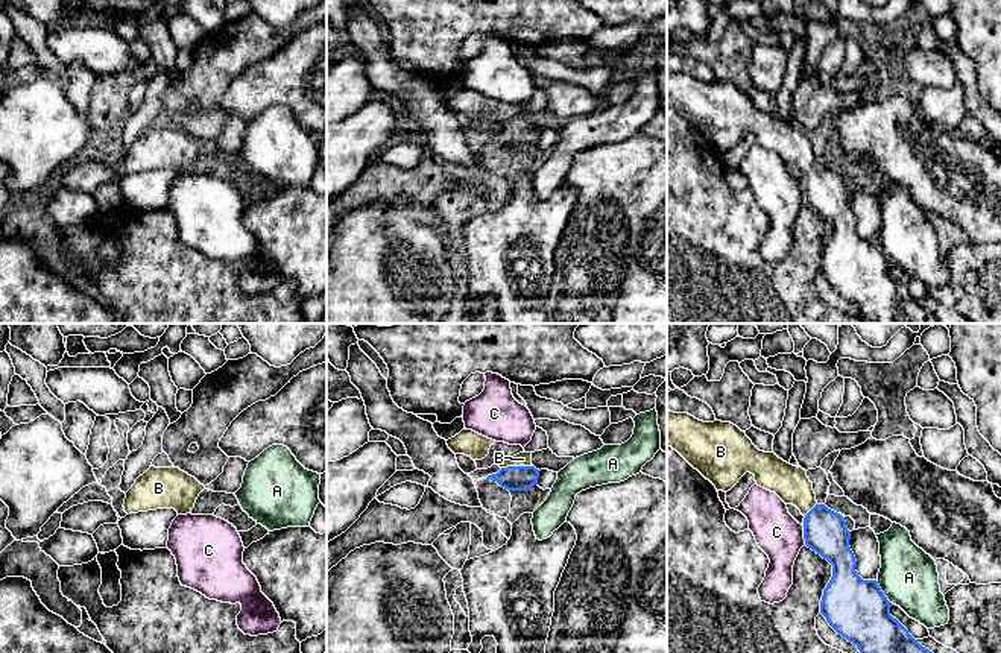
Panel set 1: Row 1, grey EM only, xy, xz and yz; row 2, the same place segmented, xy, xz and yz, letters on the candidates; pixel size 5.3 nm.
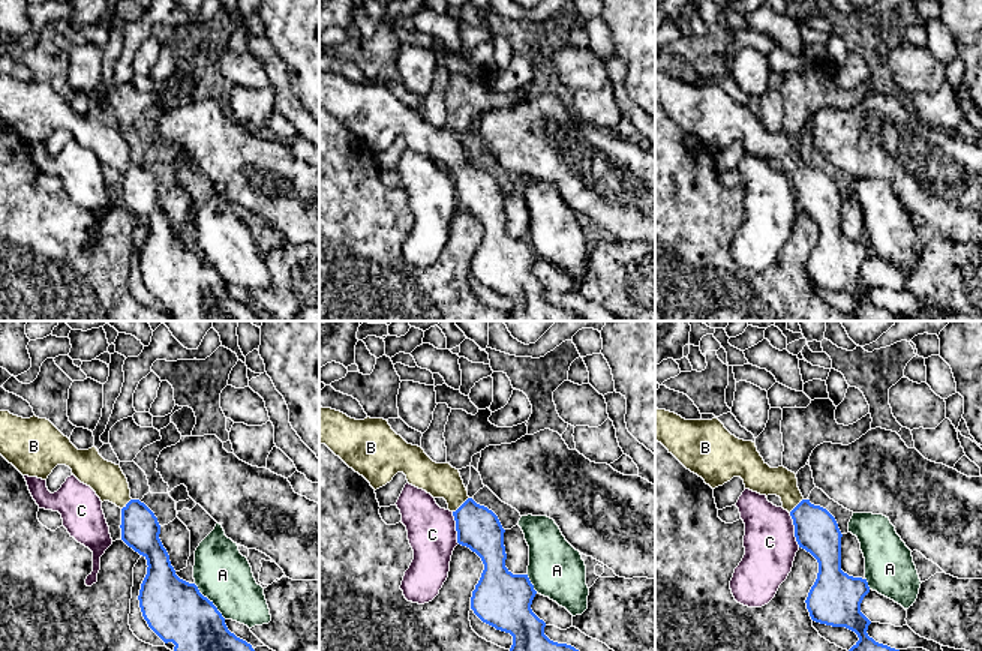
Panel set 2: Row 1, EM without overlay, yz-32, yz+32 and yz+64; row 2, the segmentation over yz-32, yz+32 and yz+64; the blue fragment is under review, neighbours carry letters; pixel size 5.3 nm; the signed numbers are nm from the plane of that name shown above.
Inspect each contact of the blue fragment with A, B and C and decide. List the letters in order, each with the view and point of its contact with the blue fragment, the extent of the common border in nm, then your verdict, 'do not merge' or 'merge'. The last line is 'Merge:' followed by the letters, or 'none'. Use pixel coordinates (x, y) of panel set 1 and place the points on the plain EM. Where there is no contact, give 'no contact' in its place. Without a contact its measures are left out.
A: contact yz (881, 251); length 150 nm; do not merge
B: contact xz (517, 126); length 170 nm; merge
C: contact yz (804, 195); length 110 nm; do not merge
Merge: B

